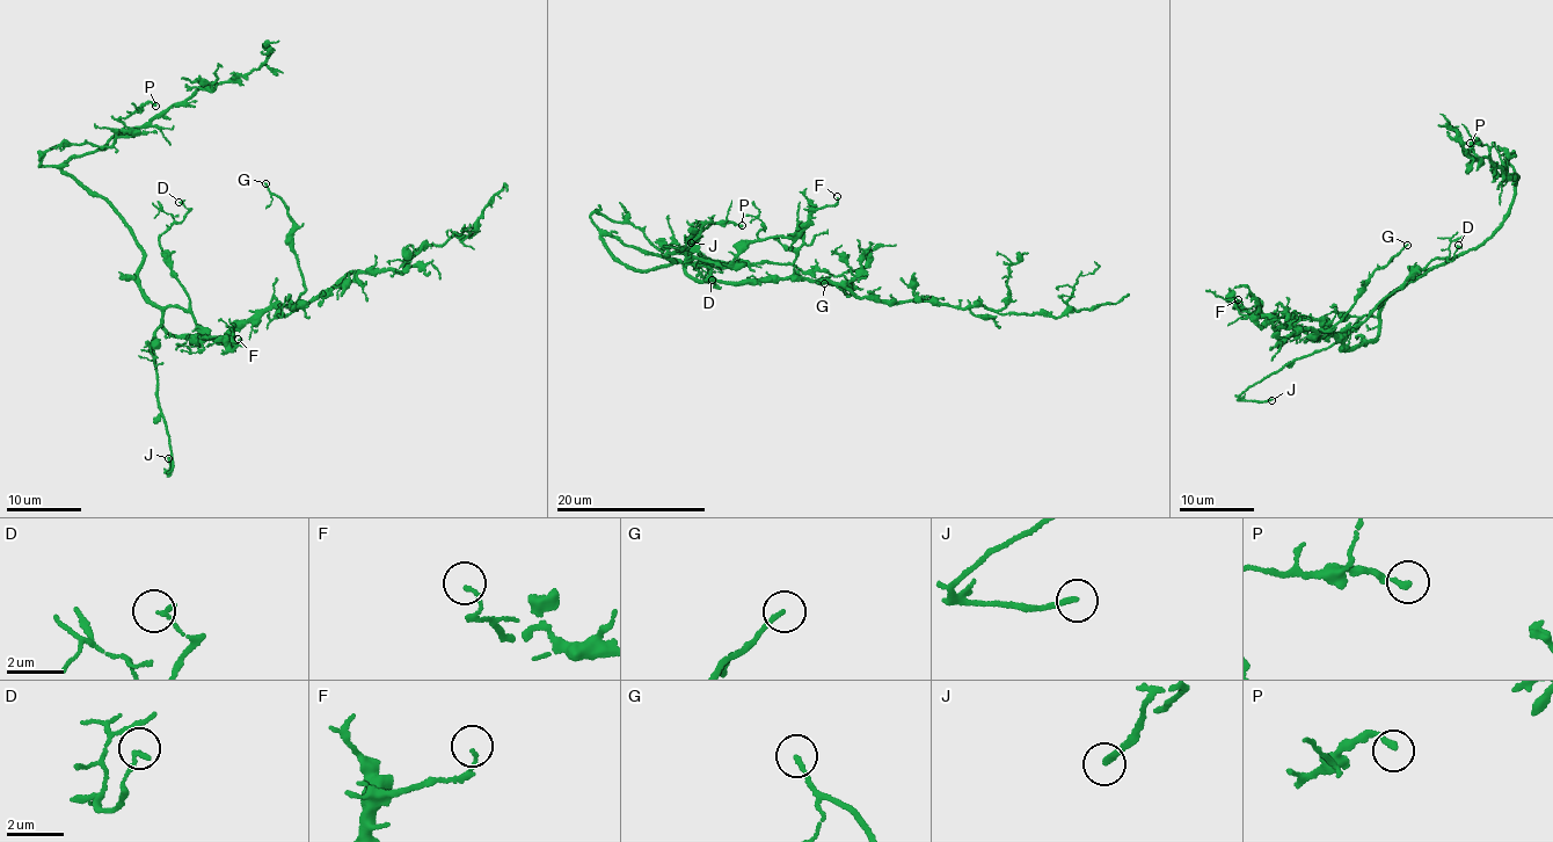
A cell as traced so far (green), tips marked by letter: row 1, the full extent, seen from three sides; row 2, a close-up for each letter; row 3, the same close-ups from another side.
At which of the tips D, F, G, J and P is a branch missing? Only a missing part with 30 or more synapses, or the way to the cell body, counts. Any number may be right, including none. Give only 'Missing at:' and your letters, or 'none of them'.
Missing at: J

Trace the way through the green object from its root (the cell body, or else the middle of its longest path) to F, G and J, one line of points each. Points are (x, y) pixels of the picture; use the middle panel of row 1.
F: (688, 256), (722, 268), (751, 244), (792, 238), (804, 229), (807, 216), (835, 205), (837, 196)
G: (688, 256), (686, 275), (709, 282), (840, 281), (851, 294), (845, 292), (847, 284), (824, 283)
J: (688, 256), (686, 261), (686, 251), (679, 248), (712, 222), (702, 226), (700, 236), (691, 242)

